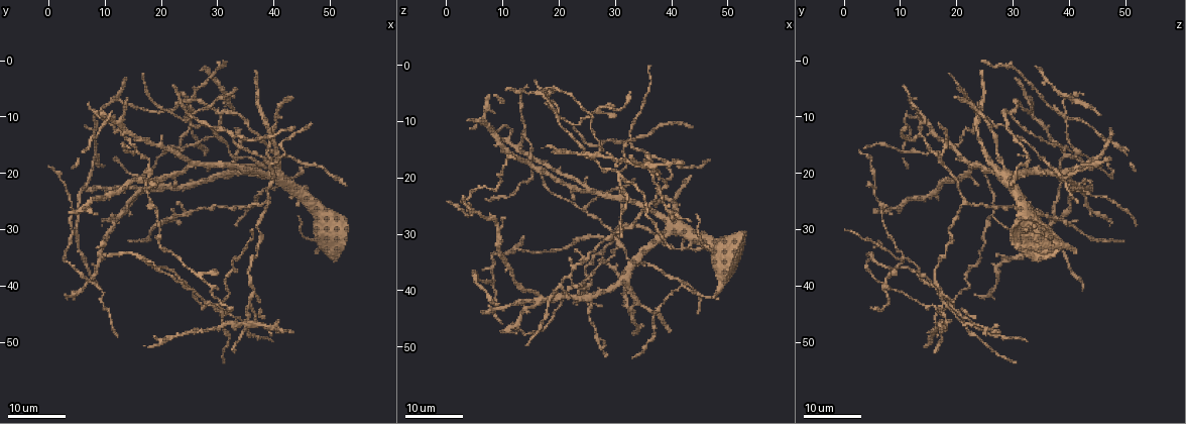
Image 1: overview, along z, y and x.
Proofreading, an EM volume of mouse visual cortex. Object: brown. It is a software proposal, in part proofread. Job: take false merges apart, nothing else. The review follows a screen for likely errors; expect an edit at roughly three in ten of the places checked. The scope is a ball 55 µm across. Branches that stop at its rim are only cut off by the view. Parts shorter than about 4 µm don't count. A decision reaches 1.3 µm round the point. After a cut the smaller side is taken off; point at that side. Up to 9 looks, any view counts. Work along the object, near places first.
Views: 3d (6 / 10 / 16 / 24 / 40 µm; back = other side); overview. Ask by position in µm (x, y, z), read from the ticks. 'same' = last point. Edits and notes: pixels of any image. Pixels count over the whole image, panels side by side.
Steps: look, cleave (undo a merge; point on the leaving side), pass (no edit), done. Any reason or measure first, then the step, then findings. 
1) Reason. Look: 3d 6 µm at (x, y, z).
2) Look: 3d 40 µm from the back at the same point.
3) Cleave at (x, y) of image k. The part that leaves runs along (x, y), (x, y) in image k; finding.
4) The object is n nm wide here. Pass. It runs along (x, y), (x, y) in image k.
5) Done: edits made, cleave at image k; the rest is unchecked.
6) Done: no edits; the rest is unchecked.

Look: 3d 24 µm at (31.0, 43.0, 19.0).

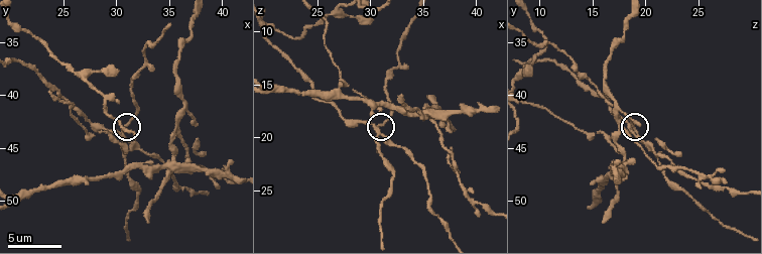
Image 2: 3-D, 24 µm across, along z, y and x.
Look: 3d 10 µm at (30.6, 43.2, 18.8).

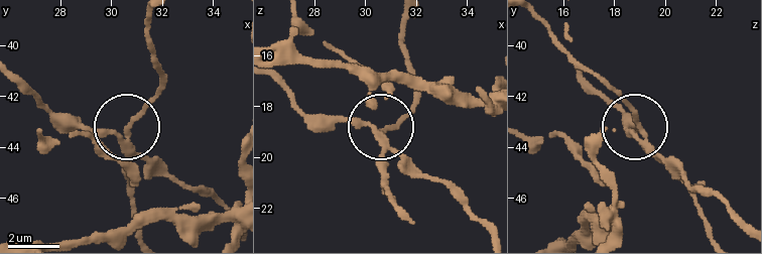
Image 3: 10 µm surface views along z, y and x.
3 arms meet here. Cleave at (385, 174) of image 3. The part that leaves runs along (384, 144), (386, 131), (416, 95), (403, 48), (403, 16) in image 3; two neurons meet here.

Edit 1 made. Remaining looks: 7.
Arms part here. Look: 3d 6 µm at (35.6, 43.2, 17.8).

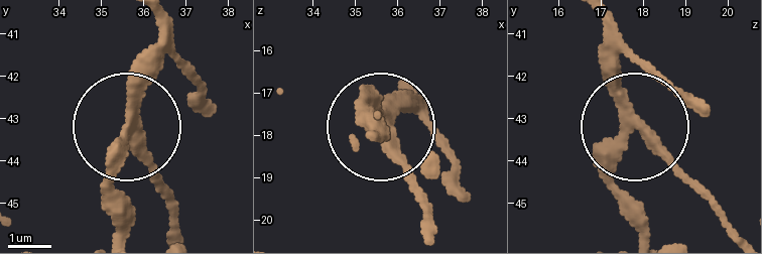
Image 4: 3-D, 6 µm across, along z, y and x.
Look: 3d 6 µm from the back at (35.80, 43.10, 17.95).

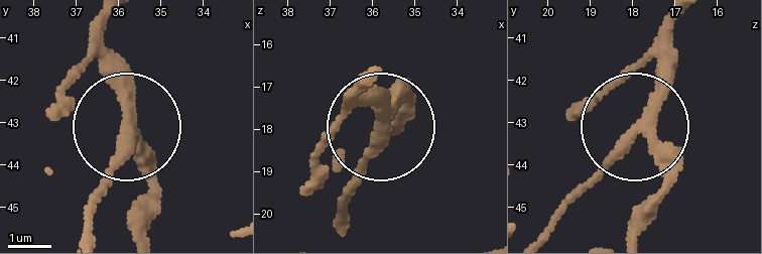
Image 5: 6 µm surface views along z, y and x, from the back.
The object is 250 nm wide here. Pass. It runs along (146, 231), (146, 166), (128, 130), (118, 166), (85, 206) in image 5; one neuron here.

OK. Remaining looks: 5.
Thin neck. Look: 3d 10 µm at (37.2, 34.4, 18.0).

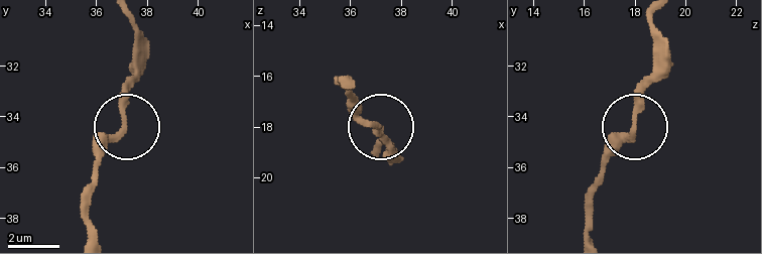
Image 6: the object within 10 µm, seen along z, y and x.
Pass. It runs along (92, 235), (86, 189), (94, 156), (122, 124), (137, 41) in image 6; one neuron here.

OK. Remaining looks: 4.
Three-way junction. Look: 3d 24 µm at (41.5, 21.5, 39.0).

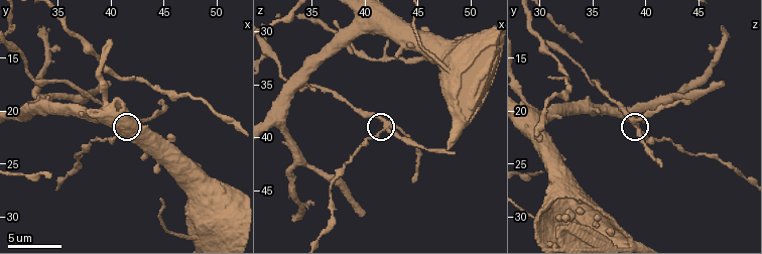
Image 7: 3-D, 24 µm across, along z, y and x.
Look: 3d 6 µm at (41.8, 21.4, 39.2).

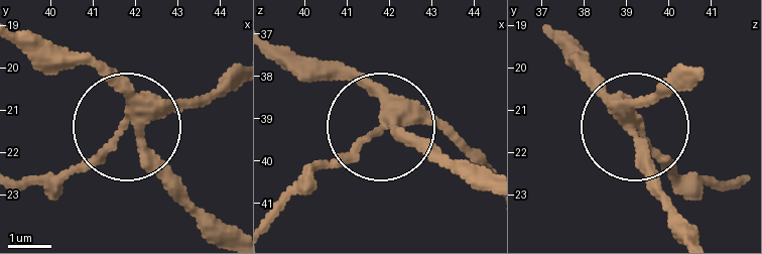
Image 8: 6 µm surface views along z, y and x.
The side arm is 9 µm long. Pass. It runs along (280, 44), (356, 77), (381, 131), (420, 138), (450, 159) in image 8; one neuron here.

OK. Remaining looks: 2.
Done: edits made, cleave at image 3; the rest is unchecked.

